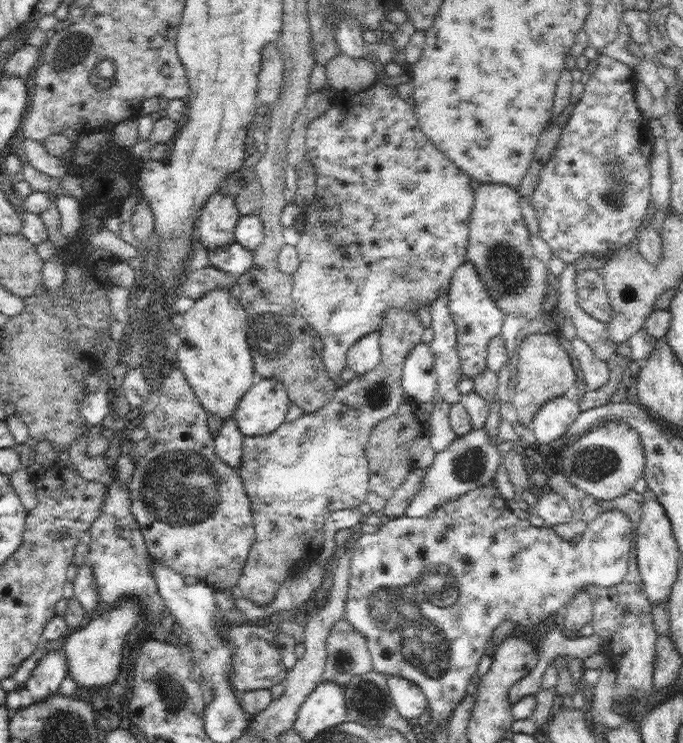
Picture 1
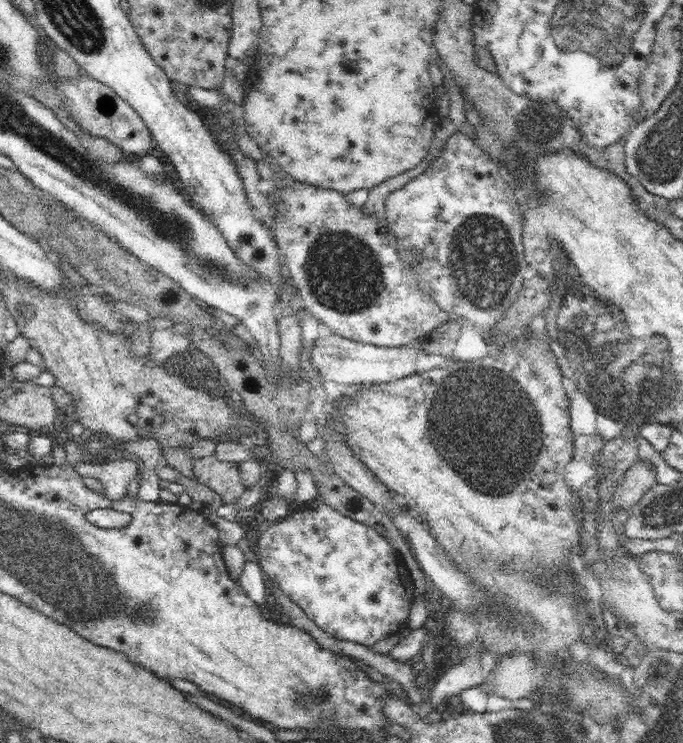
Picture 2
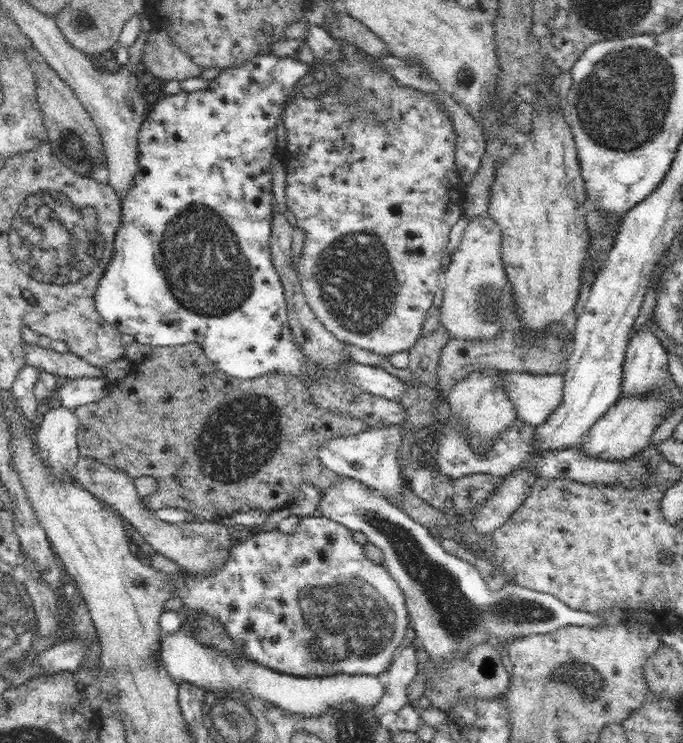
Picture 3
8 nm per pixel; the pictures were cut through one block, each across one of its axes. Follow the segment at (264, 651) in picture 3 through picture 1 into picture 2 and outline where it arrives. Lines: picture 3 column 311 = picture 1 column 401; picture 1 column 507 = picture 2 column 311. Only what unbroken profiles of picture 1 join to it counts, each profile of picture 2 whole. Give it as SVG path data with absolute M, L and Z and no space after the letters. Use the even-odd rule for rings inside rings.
M320 496L316 500L320 502L318 510L306 504L300 512L294 512L282 522L270 526L260 536L260 540L254 542L260 568L266 576L270 576L270 584L276 584L278 590L286 598L290 598L290 602L300 606L306 612L308 620L314 622L322 632L336 640L372 648L380 640L400 634L408 624L410 606L416 600L414 580L406 570L402 556L378 530L342 516L326 502L322 502Z

